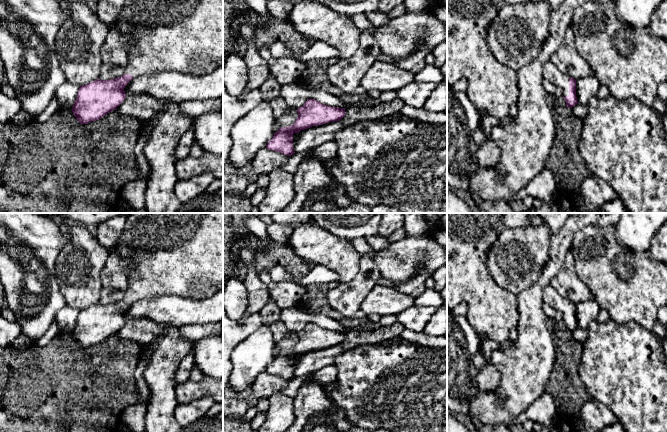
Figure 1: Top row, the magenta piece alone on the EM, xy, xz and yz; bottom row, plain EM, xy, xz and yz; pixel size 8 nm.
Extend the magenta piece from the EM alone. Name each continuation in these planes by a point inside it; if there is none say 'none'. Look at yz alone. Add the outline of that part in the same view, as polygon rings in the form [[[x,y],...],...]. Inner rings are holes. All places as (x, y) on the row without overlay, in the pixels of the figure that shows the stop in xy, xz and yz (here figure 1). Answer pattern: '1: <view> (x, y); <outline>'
1: yz (551, 297); [[[548,285],[543,291],[544,302],[551,306],[555,311],[562,314],[562,320],[567,321],[569,319],[569,300],[562,298],[556,290]]]

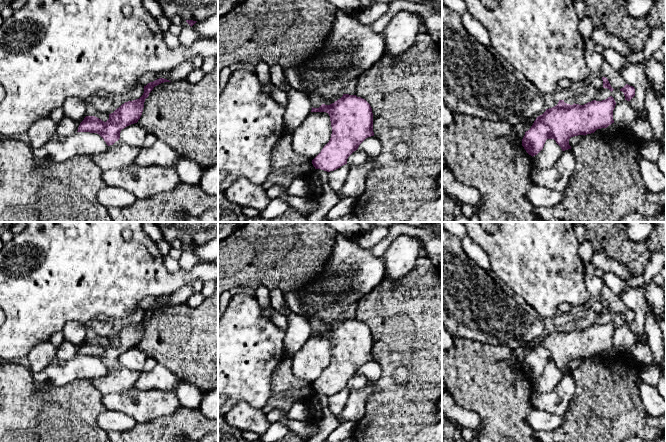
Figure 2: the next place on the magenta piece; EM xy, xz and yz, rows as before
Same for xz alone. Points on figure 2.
none

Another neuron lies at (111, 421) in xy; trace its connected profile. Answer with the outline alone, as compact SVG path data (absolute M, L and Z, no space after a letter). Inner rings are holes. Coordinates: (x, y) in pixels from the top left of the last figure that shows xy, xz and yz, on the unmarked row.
M106 410L98 416L97 424L106 432L124 432L133 429L138 423L126 414Z

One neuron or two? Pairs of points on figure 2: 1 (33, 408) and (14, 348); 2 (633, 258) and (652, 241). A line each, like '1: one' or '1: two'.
1: two
2: two

